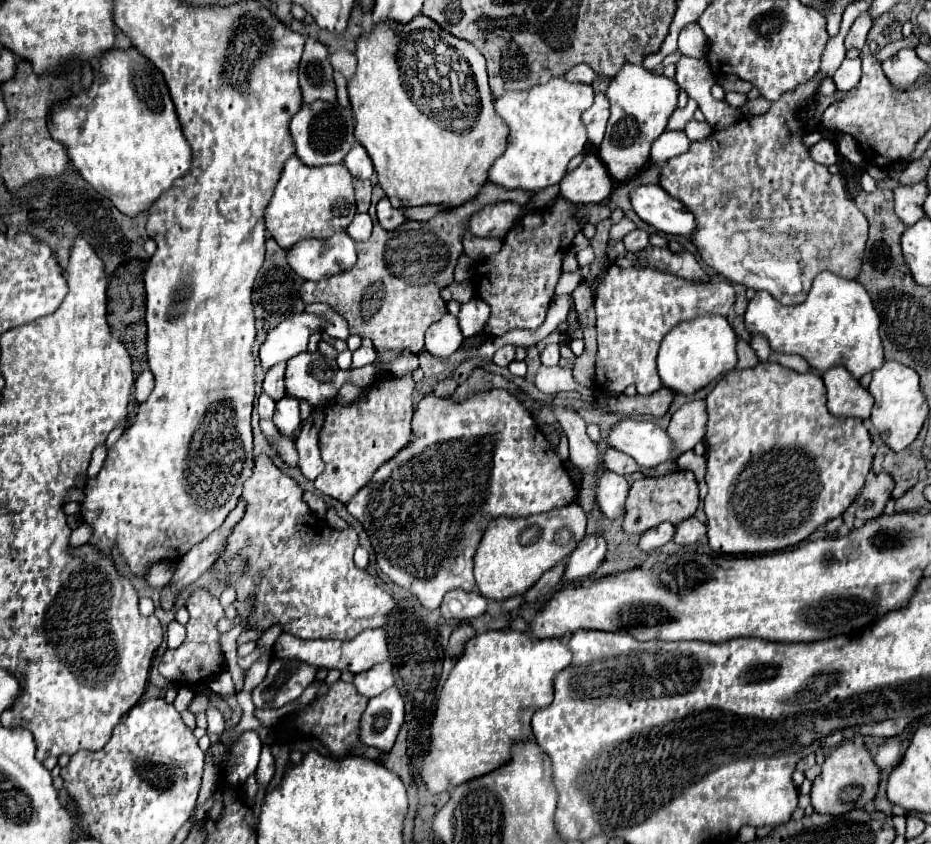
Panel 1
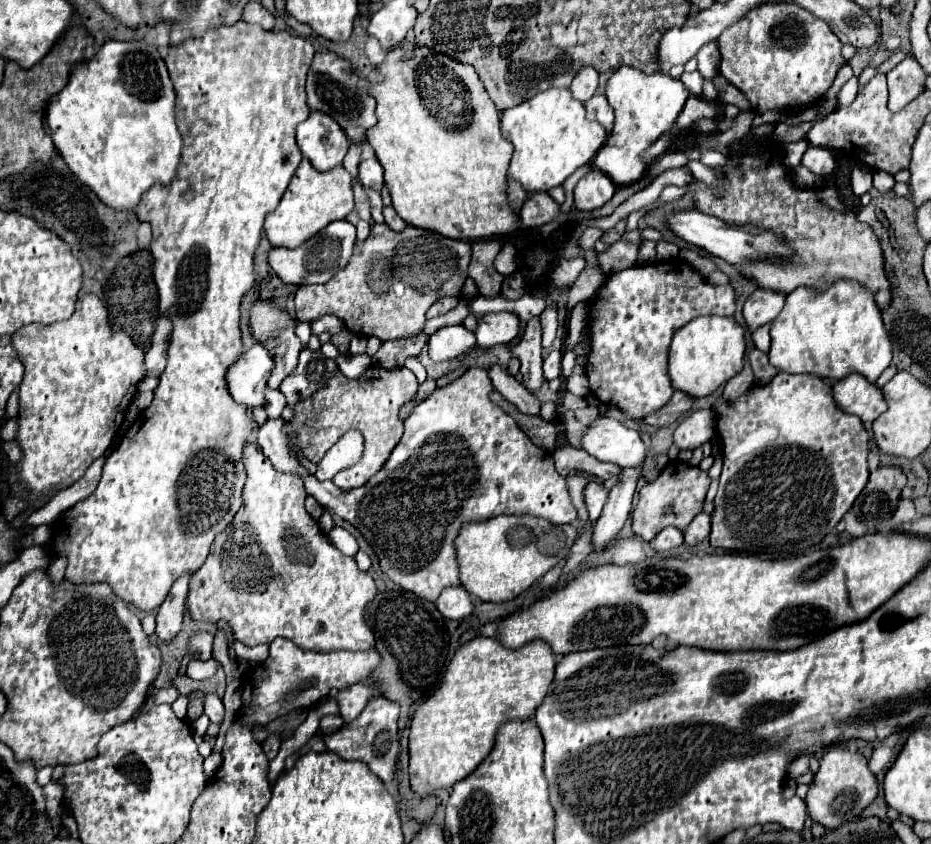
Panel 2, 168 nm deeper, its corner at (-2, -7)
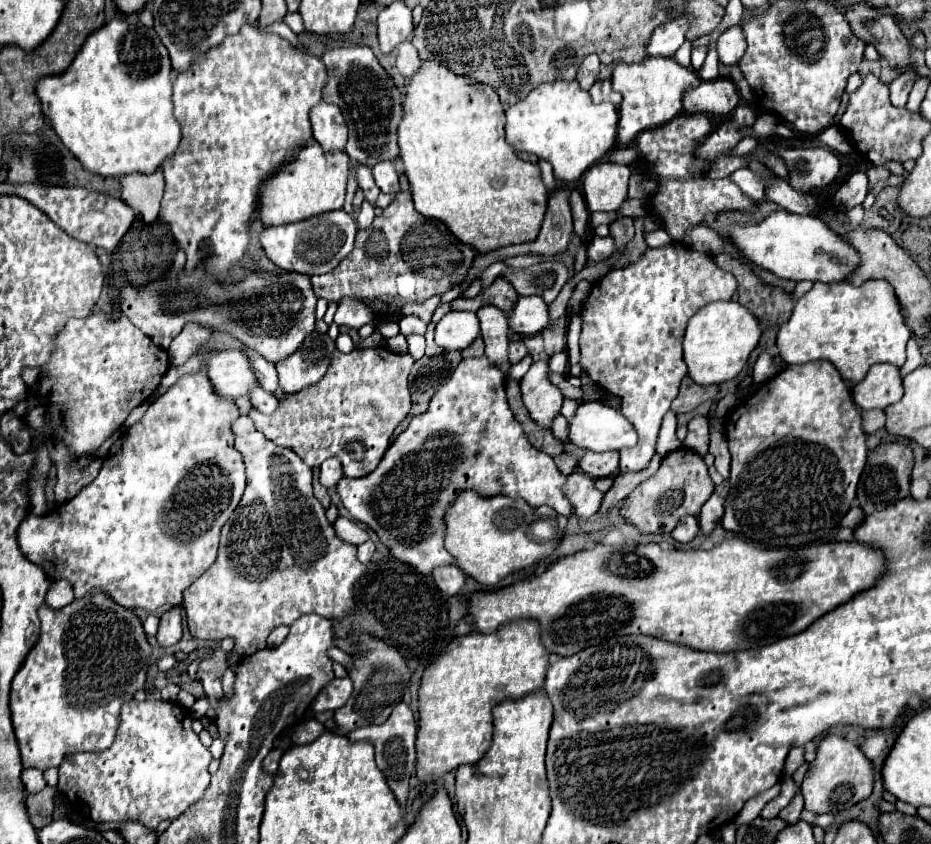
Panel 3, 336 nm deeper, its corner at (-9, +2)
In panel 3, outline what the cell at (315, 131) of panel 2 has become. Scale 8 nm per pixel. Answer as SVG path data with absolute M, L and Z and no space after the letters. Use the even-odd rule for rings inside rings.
M321 101L309 113L313 139L323 147L323 151L343 151L347 141L347 125L339 107Z

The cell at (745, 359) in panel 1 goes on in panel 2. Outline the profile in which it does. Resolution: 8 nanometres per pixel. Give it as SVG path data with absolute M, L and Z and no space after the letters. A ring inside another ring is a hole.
M744 366L740 374L736 374L732 380L728 380L728 384L724 388L724 398L736 400L738 396L742 396L752 386L754 386L754 374L752 374L750 366Z

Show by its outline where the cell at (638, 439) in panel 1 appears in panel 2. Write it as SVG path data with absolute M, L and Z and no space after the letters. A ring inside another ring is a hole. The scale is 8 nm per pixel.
M612 418L594 420L582 434L582 448L594 458L622 468L638 466L646 460L646 446L640 434Z

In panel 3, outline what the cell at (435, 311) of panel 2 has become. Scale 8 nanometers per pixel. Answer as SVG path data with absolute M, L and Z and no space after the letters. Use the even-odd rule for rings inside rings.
M435 295L431 299L425 299L423 303L413 303L411 307L403 307L403 311L399 311L399 315L417 315L419 319L423 319L425 323L431 323L431 317L435 313L435 309L441 305L441 295Z

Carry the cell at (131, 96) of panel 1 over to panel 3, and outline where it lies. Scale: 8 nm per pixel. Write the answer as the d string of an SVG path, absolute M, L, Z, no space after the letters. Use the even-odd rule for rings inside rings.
M113 19L87 37L87 43L83 43L79 55L63 75L39 79L35 91L45 117L81 165L95 175L121 179L131 173L155 173L165 159L175 155L181 143L181 125L173 117L171 77L173 67L169 53L155 31L143 25Z

